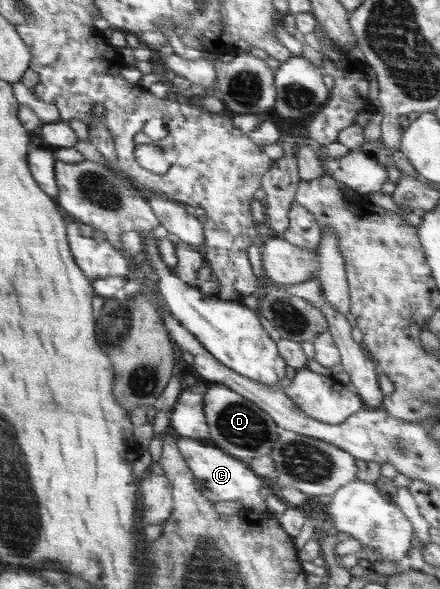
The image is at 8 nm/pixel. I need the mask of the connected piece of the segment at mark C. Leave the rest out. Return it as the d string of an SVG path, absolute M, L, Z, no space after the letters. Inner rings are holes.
M180 437L178 439L179 451L186 459L190 467L191 475L198 485L199 491L211 501L239 501L246 509L263 513L270 511L276 518L280 518L286 509L286 505L279 495L273 490L269 495L263 496L259 491L261 487L270 487L268 479L264 475L257 475L251 467L250 462L244 462L243 459L237 459L231 452L225 452L213 443L206 441L197 441L195 439Z

